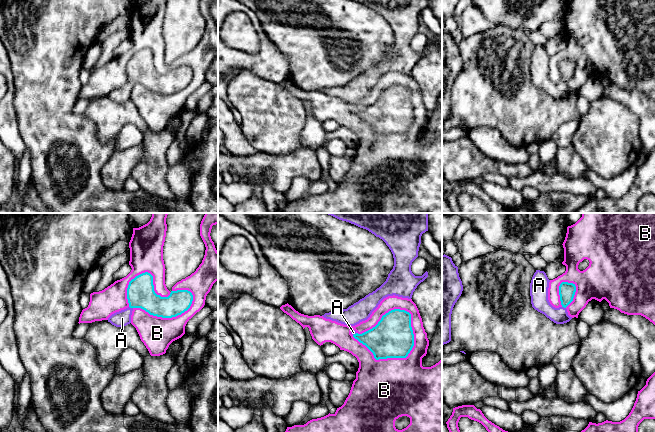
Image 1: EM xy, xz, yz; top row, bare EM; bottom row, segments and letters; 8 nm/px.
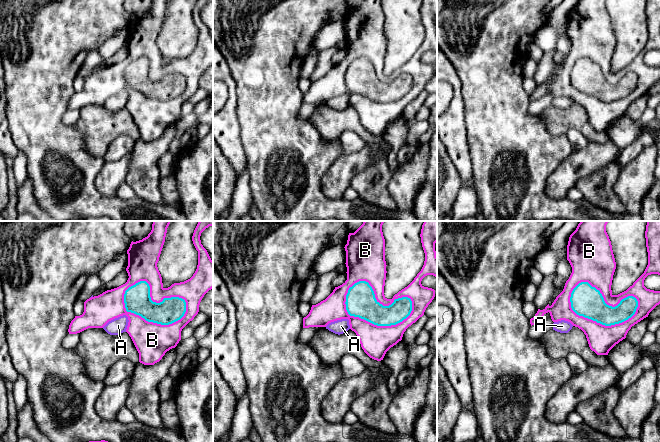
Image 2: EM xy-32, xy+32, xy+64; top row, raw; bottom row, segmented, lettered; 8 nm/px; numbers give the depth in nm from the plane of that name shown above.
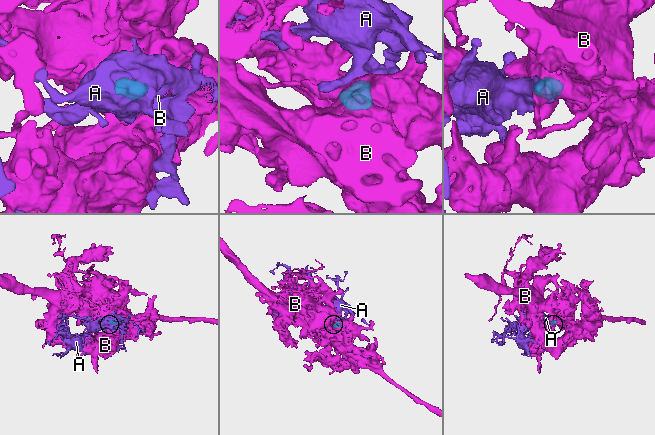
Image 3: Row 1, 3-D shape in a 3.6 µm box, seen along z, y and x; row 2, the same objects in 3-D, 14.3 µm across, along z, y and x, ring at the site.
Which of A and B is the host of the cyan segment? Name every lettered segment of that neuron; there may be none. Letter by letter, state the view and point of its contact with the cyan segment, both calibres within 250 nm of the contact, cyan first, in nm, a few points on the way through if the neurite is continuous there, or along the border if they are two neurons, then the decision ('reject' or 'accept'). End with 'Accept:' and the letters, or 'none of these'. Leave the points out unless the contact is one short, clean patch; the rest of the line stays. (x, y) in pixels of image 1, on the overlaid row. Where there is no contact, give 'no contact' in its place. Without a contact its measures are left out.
A: contact xy (131, 307); calibres 220 and 130 nm; way xy (140, 293), (131, 307), (122, 318); accept
B: contact xy (154, 291); calibres 220 and 150 nm; reject
Accept: A

